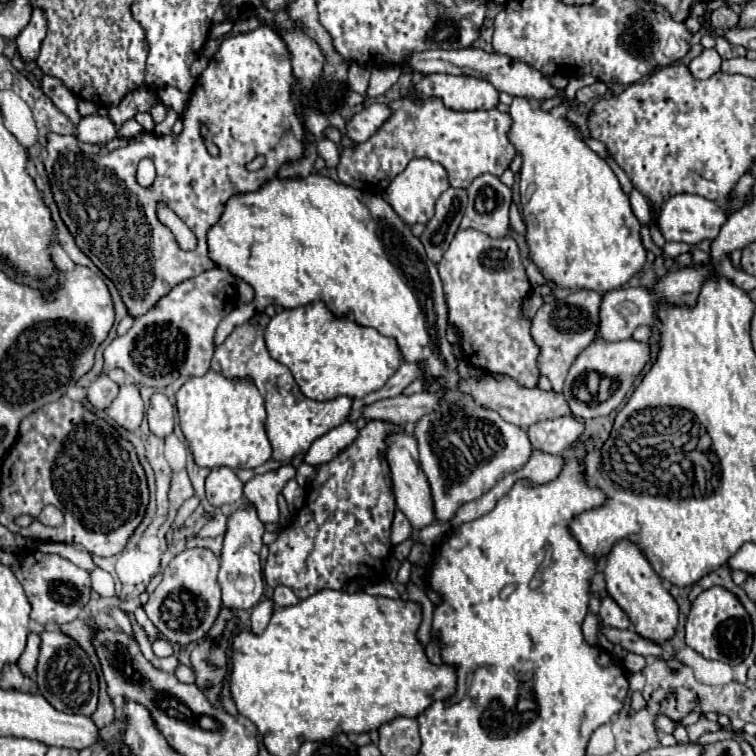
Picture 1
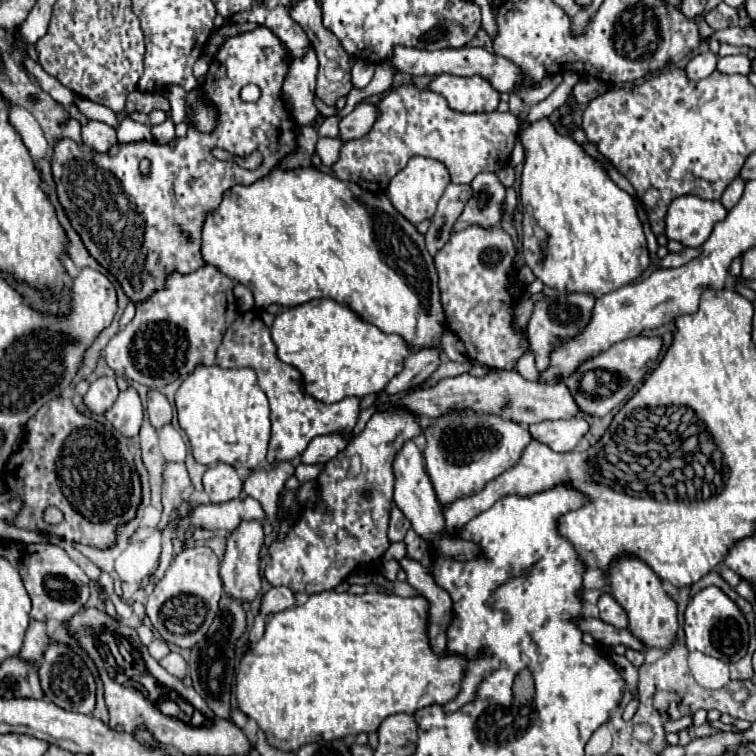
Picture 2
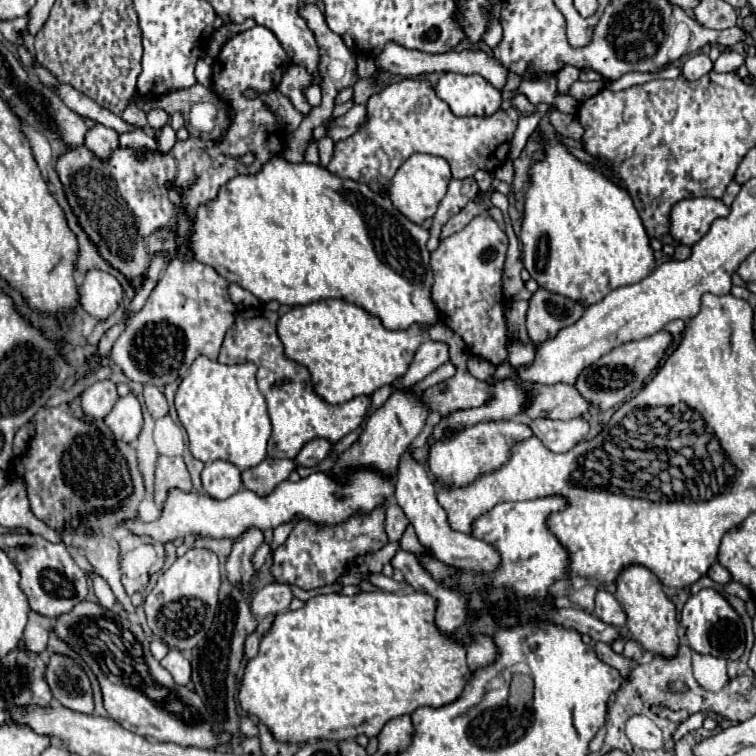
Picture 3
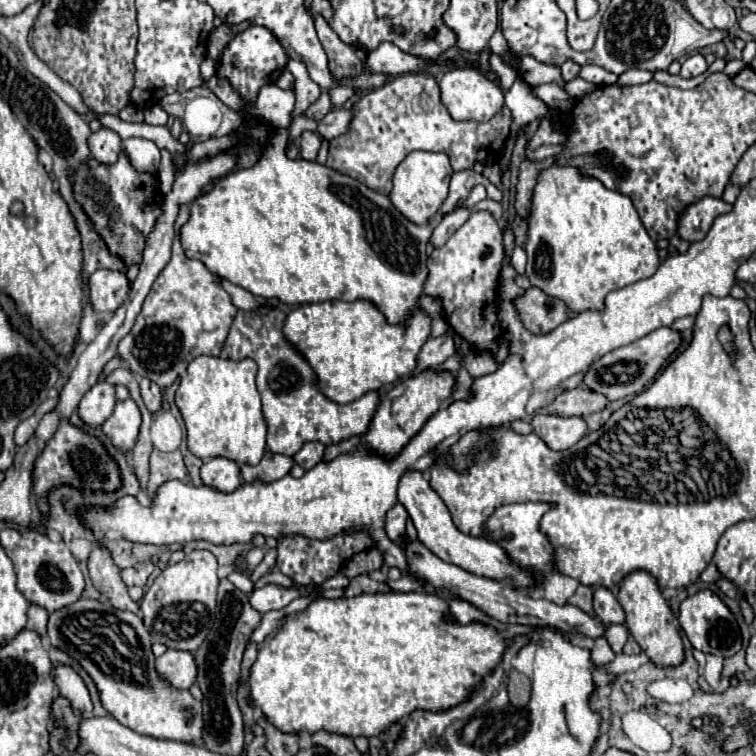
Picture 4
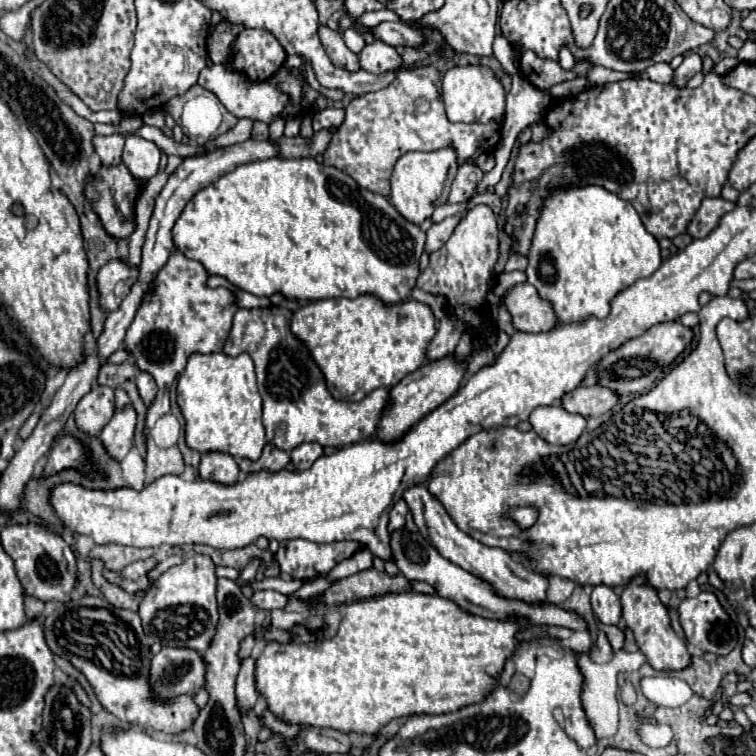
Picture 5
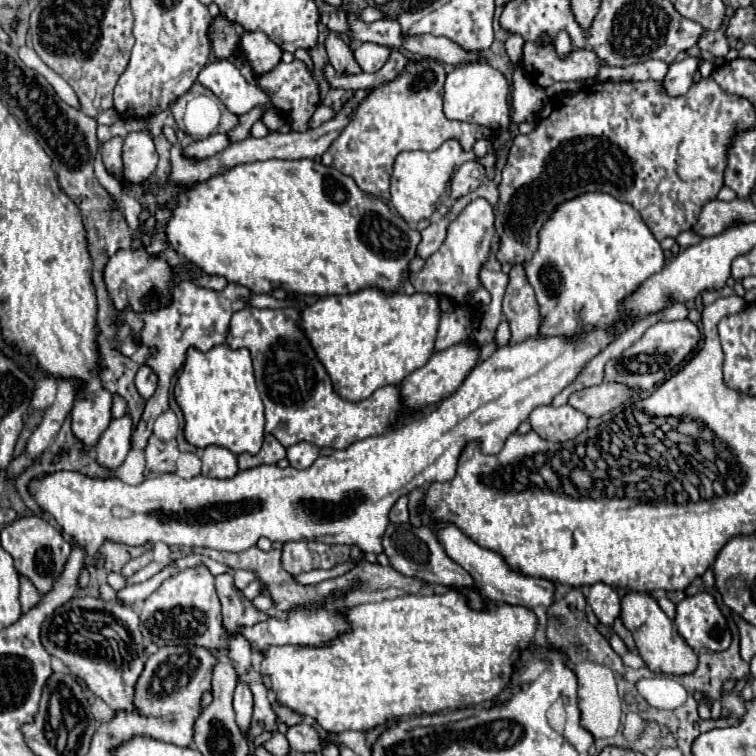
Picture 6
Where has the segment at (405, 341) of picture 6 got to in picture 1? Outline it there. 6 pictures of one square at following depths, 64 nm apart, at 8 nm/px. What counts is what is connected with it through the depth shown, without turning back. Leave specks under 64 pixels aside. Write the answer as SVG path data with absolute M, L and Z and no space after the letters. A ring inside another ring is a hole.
M322 302L278 312L268 322L266 332L264 332L264 340L266 340L270 356L290 368L300 392L312 400L330 400L336 396L364 398L370 392L380 390L402 362L396 340L378 334L374 328L364 328L364 326L358 326L350 320L332 316L330 310Z

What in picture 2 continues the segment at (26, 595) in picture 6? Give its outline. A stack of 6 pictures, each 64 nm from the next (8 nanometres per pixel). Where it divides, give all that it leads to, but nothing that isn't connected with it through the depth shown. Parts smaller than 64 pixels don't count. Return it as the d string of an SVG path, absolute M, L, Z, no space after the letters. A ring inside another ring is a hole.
M32 620L28 626L28 632L26 632L26 638L24 638L24 646L20 650L20 658L28 664L40 662L40 658L46 650L46 642L48 642L46 624Z

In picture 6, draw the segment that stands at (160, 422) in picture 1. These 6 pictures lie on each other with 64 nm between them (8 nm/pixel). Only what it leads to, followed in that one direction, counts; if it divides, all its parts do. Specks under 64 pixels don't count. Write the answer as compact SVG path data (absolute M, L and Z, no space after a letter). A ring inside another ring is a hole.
M140 366L138 374L136 374L136 388L144 400L148 400L154 394L156 384L158 384L156 374L148 366Z

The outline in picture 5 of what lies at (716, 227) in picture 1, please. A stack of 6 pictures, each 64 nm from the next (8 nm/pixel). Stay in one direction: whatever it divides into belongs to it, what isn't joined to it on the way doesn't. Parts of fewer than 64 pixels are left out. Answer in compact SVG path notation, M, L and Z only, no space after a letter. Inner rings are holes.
M704 198L696 216L688 224L688 234L692 238L706 238L718 224L720 216L734 210L734 202L726 202L724 198Z

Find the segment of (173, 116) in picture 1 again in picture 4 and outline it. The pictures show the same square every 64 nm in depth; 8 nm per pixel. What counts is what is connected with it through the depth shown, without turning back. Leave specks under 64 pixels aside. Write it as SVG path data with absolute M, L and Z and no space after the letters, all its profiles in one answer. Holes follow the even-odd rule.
M166 148L162 150L162 160L158 166L158 178L160 178L160 192L170 194L172 184L174 184L174 170L172 170L172 154Z

